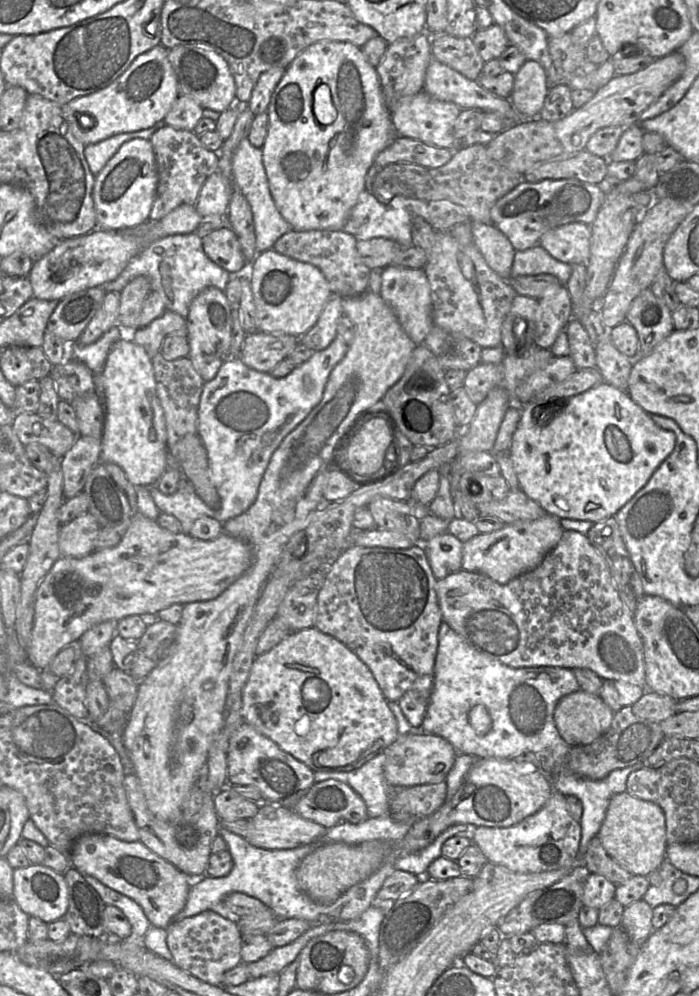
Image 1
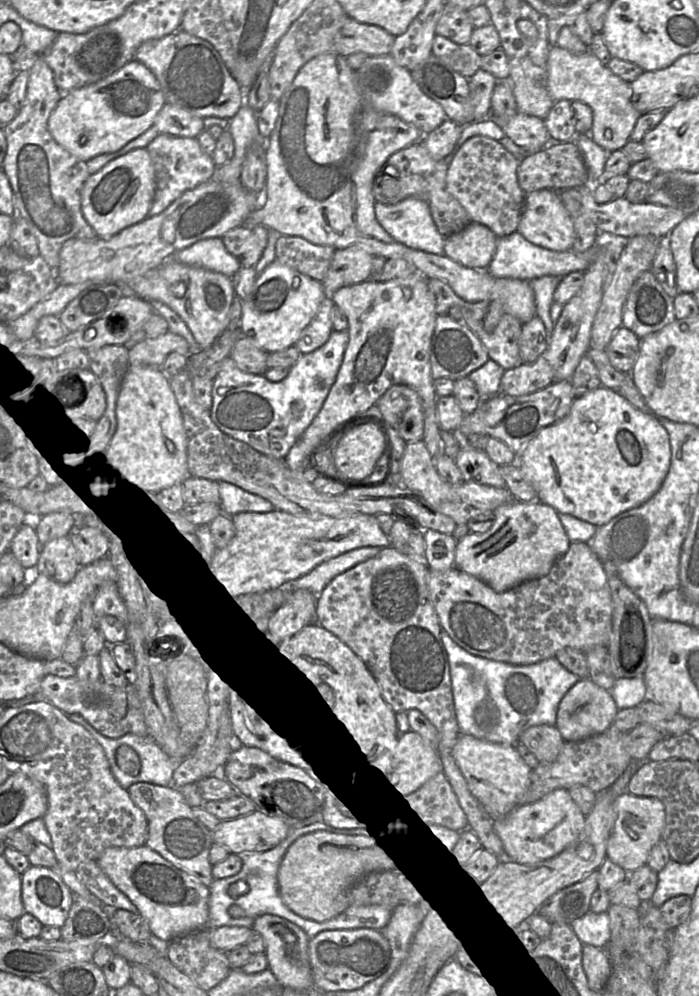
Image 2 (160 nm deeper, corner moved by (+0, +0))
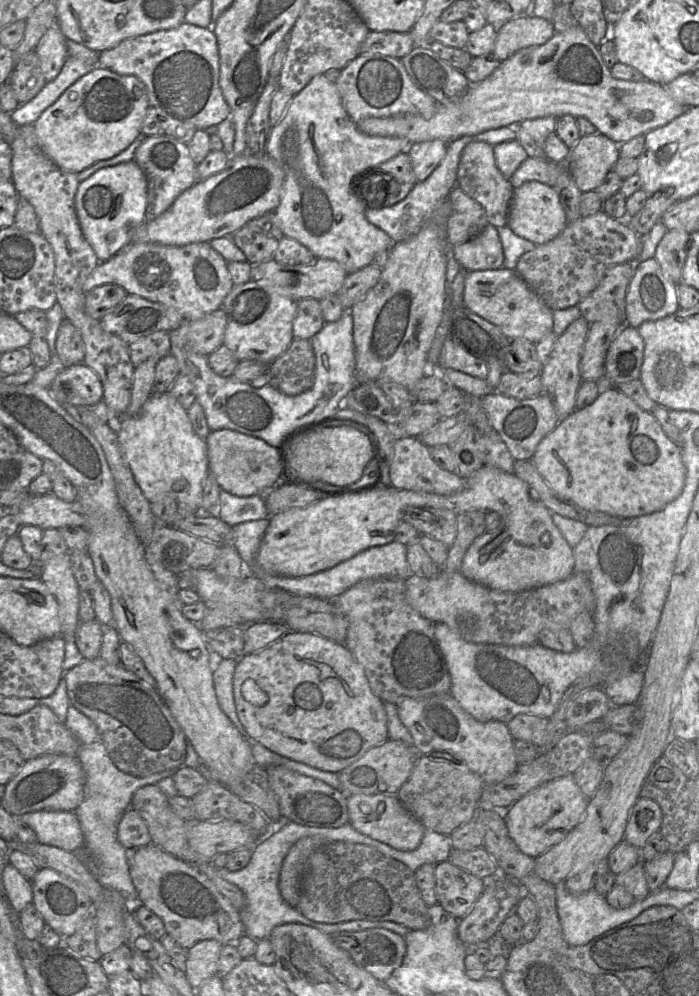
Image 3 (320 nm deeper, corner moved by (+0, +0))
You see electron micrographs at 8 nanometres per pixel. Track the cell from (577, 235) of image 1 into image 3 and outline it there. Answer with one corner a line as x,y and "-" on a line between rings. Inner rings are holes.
538,181
524,183
514,189
507,226
519,237
536,245
555,239
568,225
555,189

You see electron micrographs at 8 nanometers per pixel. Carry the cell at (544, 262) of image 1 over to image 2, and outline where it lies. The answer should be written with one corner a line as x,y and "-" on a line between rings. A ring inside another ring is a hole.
545,275
529,281
534,293
537,316
539,316
545,327
547,346
555,325
550,318
550,308
554,303
553,293
563,277

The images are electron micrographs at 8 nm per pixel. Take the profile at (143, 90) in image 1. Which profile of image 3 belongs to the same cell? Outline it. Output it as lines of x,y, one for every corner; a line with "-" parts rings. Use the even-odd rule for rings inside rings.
93,67
79,78
34,122
41,150
61,169
79,173
94,163
114,157
125,150
139,134
148,109
144,84
133,75
120,75
107,68

